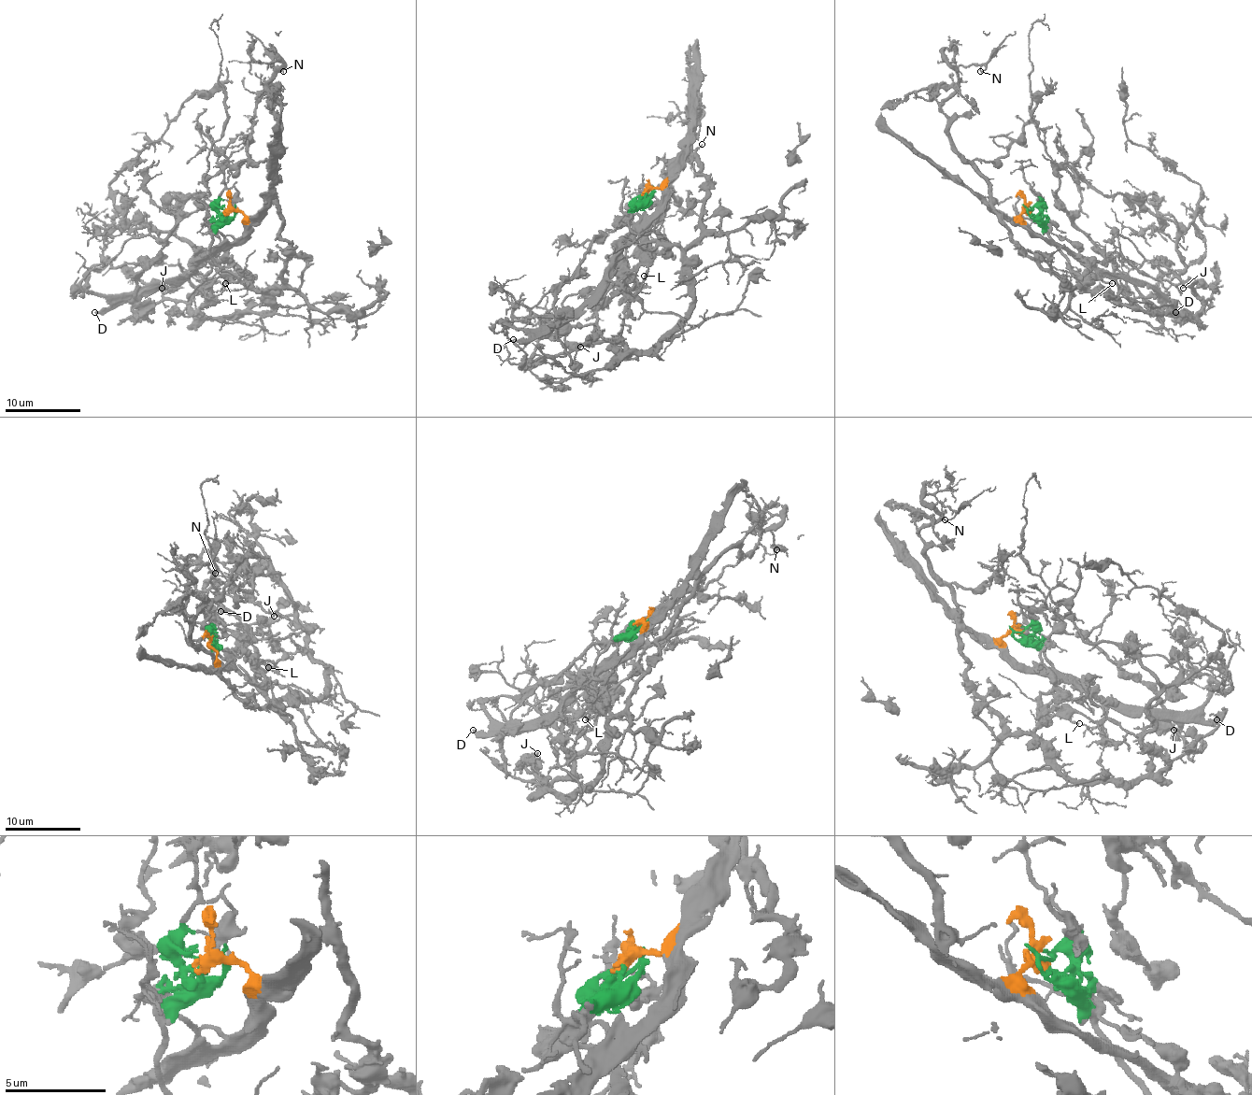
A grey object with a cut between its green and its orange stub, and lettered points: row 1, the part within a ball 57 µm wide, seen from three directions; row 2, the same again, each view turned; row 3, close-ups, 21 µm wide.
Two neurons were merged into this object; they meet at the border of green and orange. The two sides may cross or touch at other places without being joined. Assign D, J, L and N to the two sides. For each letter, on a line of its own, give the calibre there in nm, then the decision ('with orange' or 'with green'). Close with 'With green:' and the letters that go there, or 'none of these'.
D: calibre 220 nm; with orange
J: calibre 170 nm; with green
L: calibre 170 nm; with green
N: calibre 110 nm; with green
With green: J, L, N

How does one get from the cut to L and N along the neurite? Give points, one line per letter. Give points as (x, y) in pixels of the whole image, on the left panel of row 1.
L: (229, 214), (217, 229), (225, 236), (225, 260), (233, 267), (225, 282)
N: (229, 214), (234, 267), (281, 284), (268, 85), (283, 70)

